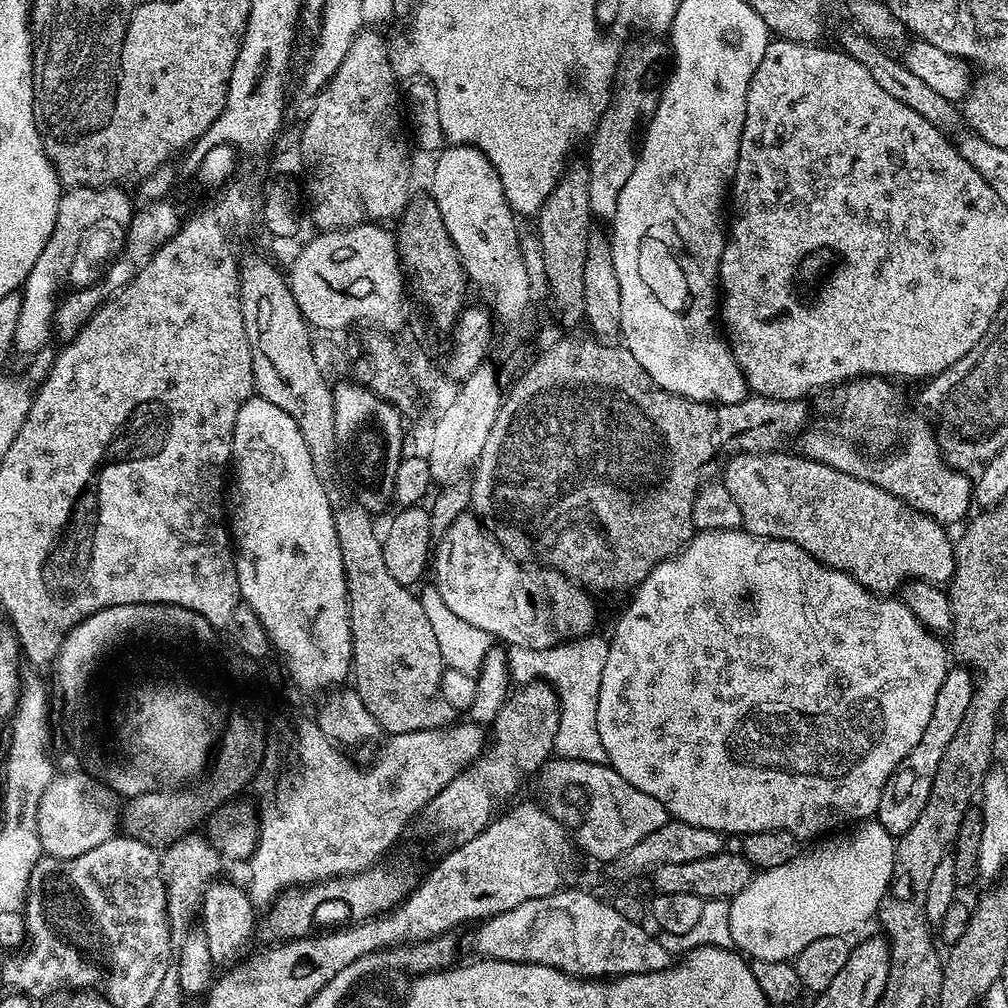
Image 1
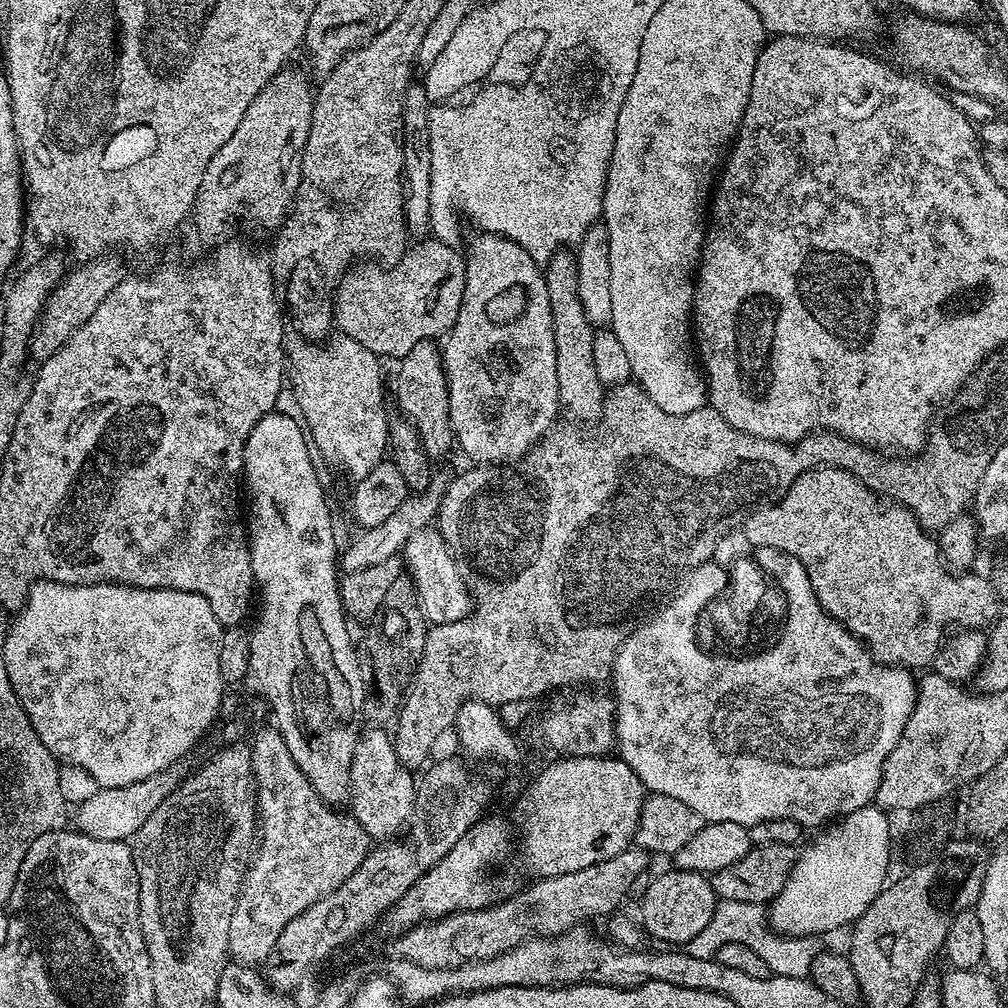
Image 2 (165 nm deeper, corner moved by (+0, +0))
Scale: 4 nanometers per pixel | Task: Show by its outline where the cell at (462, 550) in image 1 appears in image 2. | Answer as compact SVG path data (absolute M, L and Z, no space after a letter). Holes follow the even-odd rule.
M429 526L418 530L410 542L406 542L402 553L407 575L416 584L416 595L420 597L420 608L429 625L458 622L469 615L474 601L467 583L458 571L456 558L448 549L448 543L440 535L439 527Z

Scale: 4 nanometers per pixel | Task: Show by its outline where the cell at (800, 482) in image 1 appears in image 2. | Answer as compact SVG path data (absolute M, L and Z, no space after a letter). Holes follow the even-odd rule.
M815 468L806 474L802 474L796 479L794 486L790 486L790 490L786 490L783 498L769 503L767 506L757 507L753 511L752 515L742 525L742 536L745 536L752 543L751 547L753 549L773 548L798 558L798 562L802 562L802 566L810 578L810 586L814 586L814 594L818 598L822 610L826 610L826 614L834 617L839 624L845 624L856 637L864 641L868 651L882 664L890 664L909 670L927 669L931 665L932 659L936 657L938 645L945 635L944 628L950 627L951 624L960 624L956 626L964 630L984 630L995 624L1002 612L1002 609L1000 609L1001 597L989 577L987 580L984 576L976 576L977 574L950 572L944 564L943 558L940 557L940 545L937 537L920 525L918 518L911 510L895 502L885 502L876 493L871 492L862 481L854 478L854 474L850 474L841 468Z

